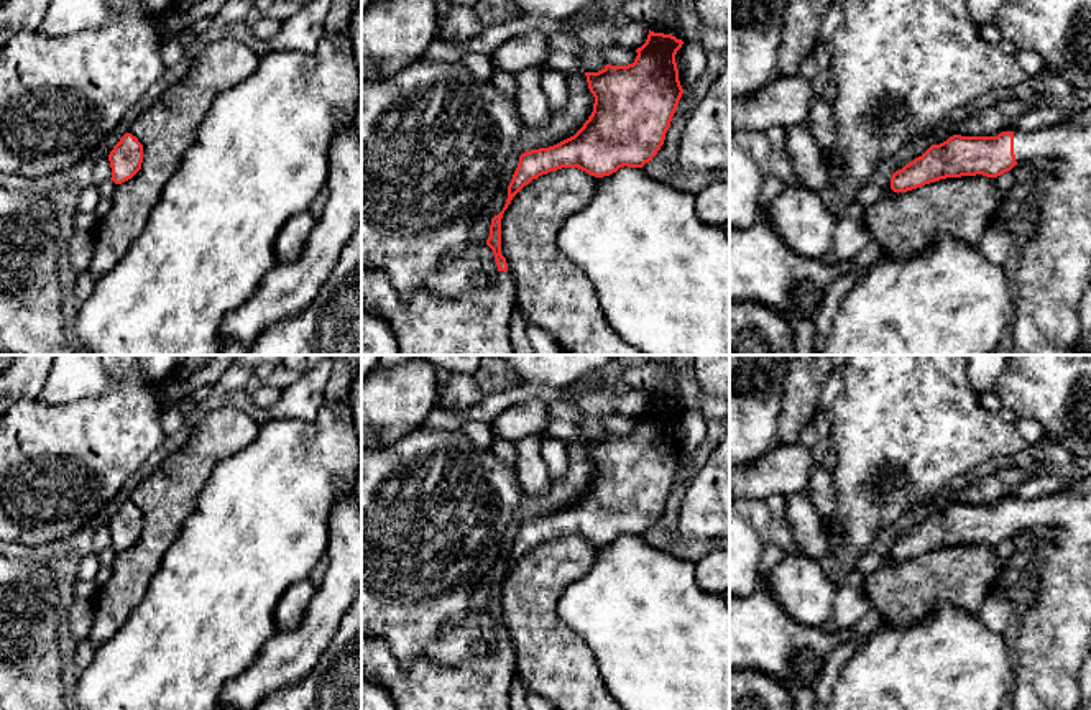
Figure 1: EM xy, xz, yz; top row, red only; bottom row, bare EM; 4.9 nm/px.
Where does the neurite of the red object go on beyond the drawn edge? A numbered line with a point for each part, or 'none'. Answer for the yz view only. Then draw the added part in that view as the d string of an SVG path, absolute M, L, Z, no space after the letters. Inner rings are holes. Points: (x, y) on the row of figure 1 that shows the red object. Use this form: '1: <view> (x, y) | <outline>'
1: yz (1054, 272) | M1091 108L1075 110L1066 123L1037 128L1033 131L1014 131L1014 154L1017 163L1024 163L1030 169L1035 164L1052 168L1056 178L1053 182L1040 182L1035 179L1040 184L1040 194L1032 202L1032 224L1029 240L1020 251L1019 268L1012 278L1014 302L1009 335L1006 342L1007 352L1009 355L1084 355L1079 348L1079 302L1086 289L1091 286Z

